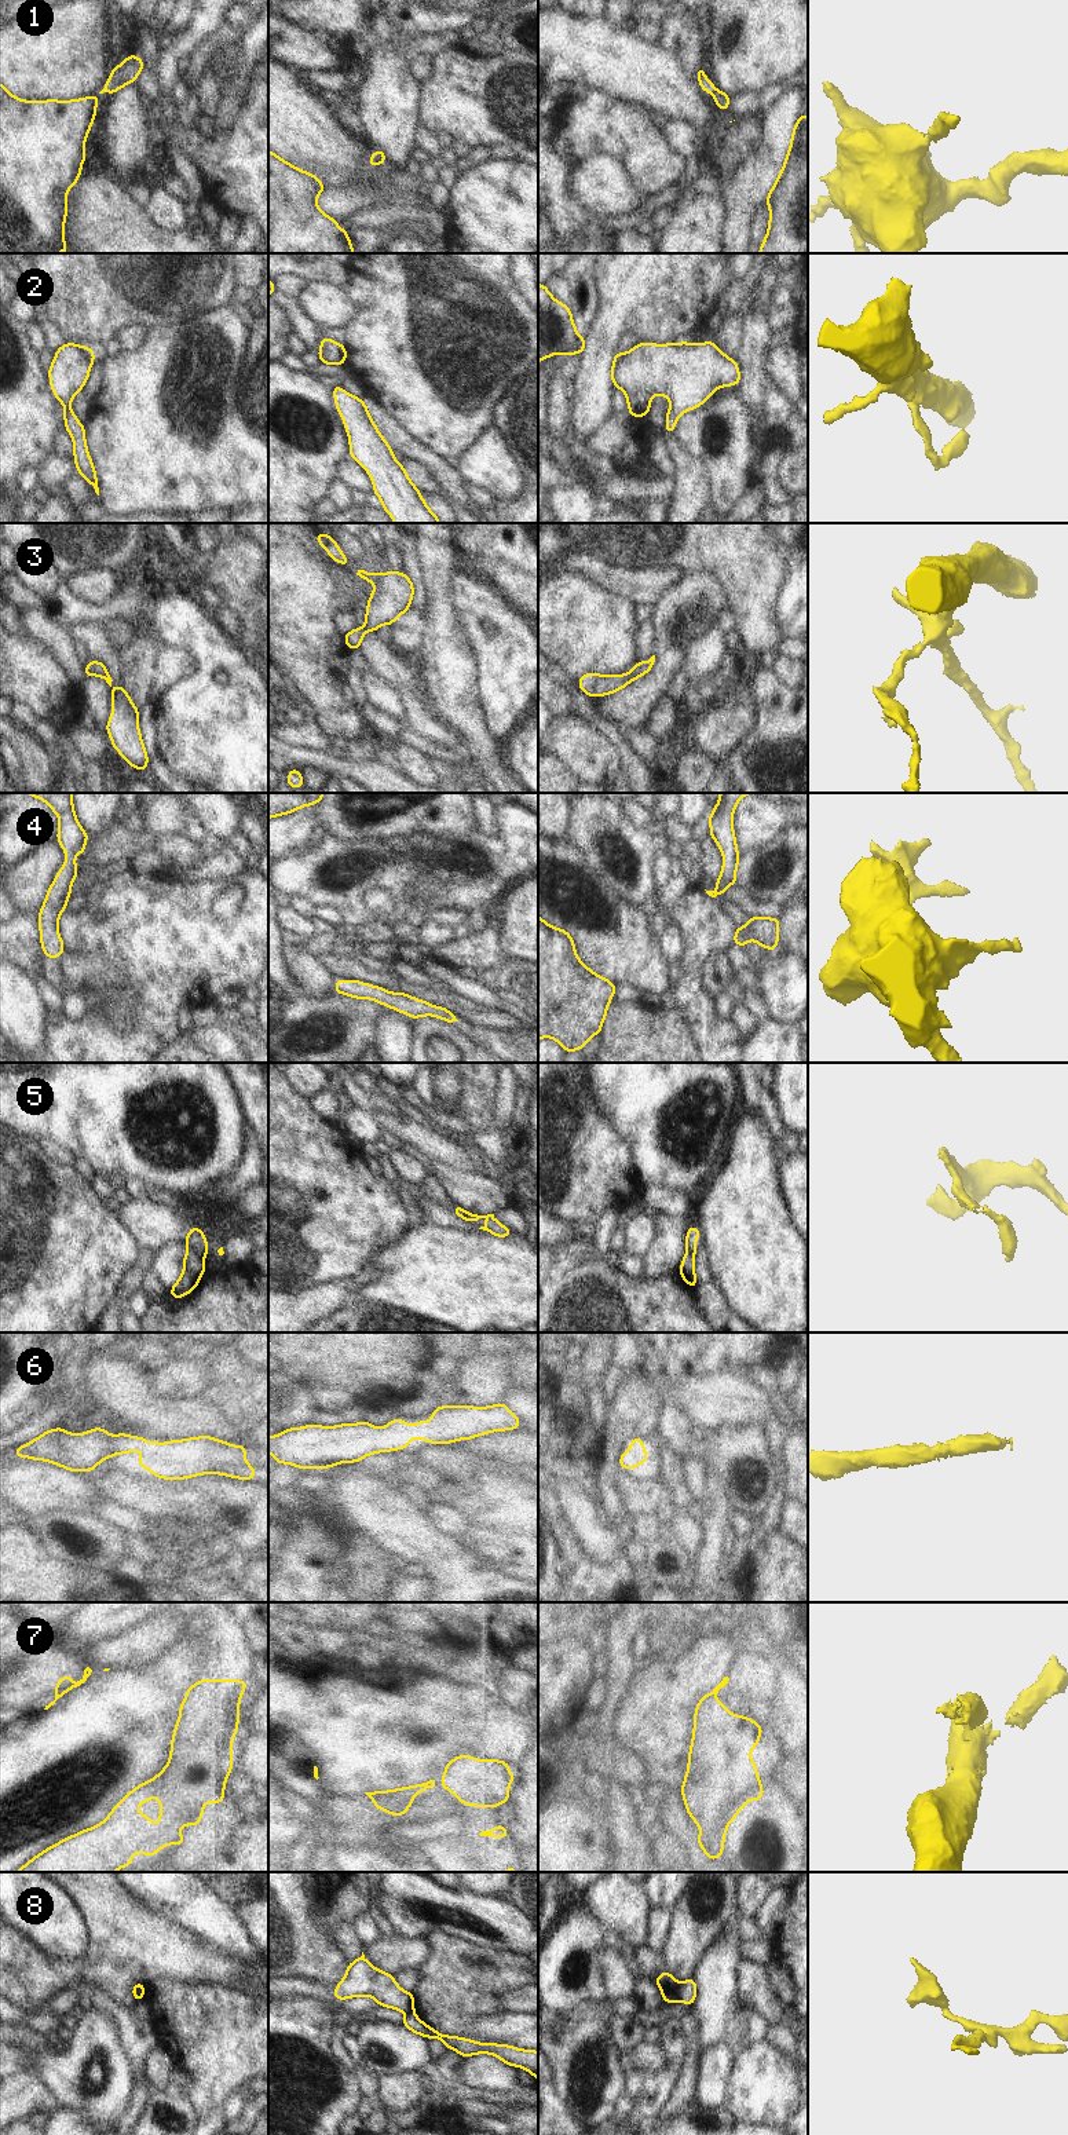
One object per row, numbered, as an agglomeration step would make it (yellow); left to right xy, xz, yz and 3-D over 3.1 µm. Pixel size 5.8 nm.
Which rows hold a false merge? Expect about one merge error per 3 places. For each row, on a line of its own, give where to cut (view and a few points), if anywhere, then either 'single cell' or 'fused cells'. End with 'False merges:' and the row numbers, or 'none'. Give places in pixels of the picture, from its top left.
1: cut none; single cell
2: cut none; single cell
3: cut none; single cell
4: cut none; single cell
5: cut xy (189, 1247), (201, 1257); fused cells
6: cut none; single cell
7: cut xy (197, 1684), (197, 1689), (185, 1700); fused cells
8: cut yz (680, 1984), (676, 1999); fused cells
False merges: 5, 7, 8

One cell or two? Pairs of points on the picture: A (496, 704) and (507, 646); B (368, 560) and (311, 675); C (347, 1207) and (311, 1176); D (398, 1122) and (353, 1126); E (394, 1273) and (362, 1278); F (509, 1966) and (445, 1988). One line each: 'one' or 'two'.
A: one
B: one
C: one
D: two
E: two
F: one

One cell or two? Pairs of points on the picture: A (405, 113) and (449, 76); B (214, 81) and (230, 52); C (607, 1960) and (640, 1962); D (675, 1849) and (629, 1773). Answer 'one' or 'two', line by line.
A: two
B: one
C: two
D: two

